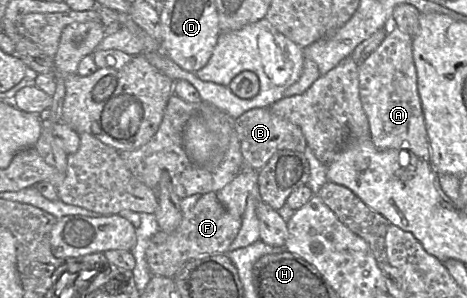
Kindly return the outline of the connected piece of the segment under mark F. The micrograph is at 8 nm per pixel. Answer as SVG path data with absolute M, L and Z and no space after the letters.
M217 193L200 196L197 203L183 214L180 225L173 232L159 230L151 239L146 250L146 261L153 276L173 278L188 261L214 254L227 254L230 245L239 233L242 217L227 211L220 203Z

